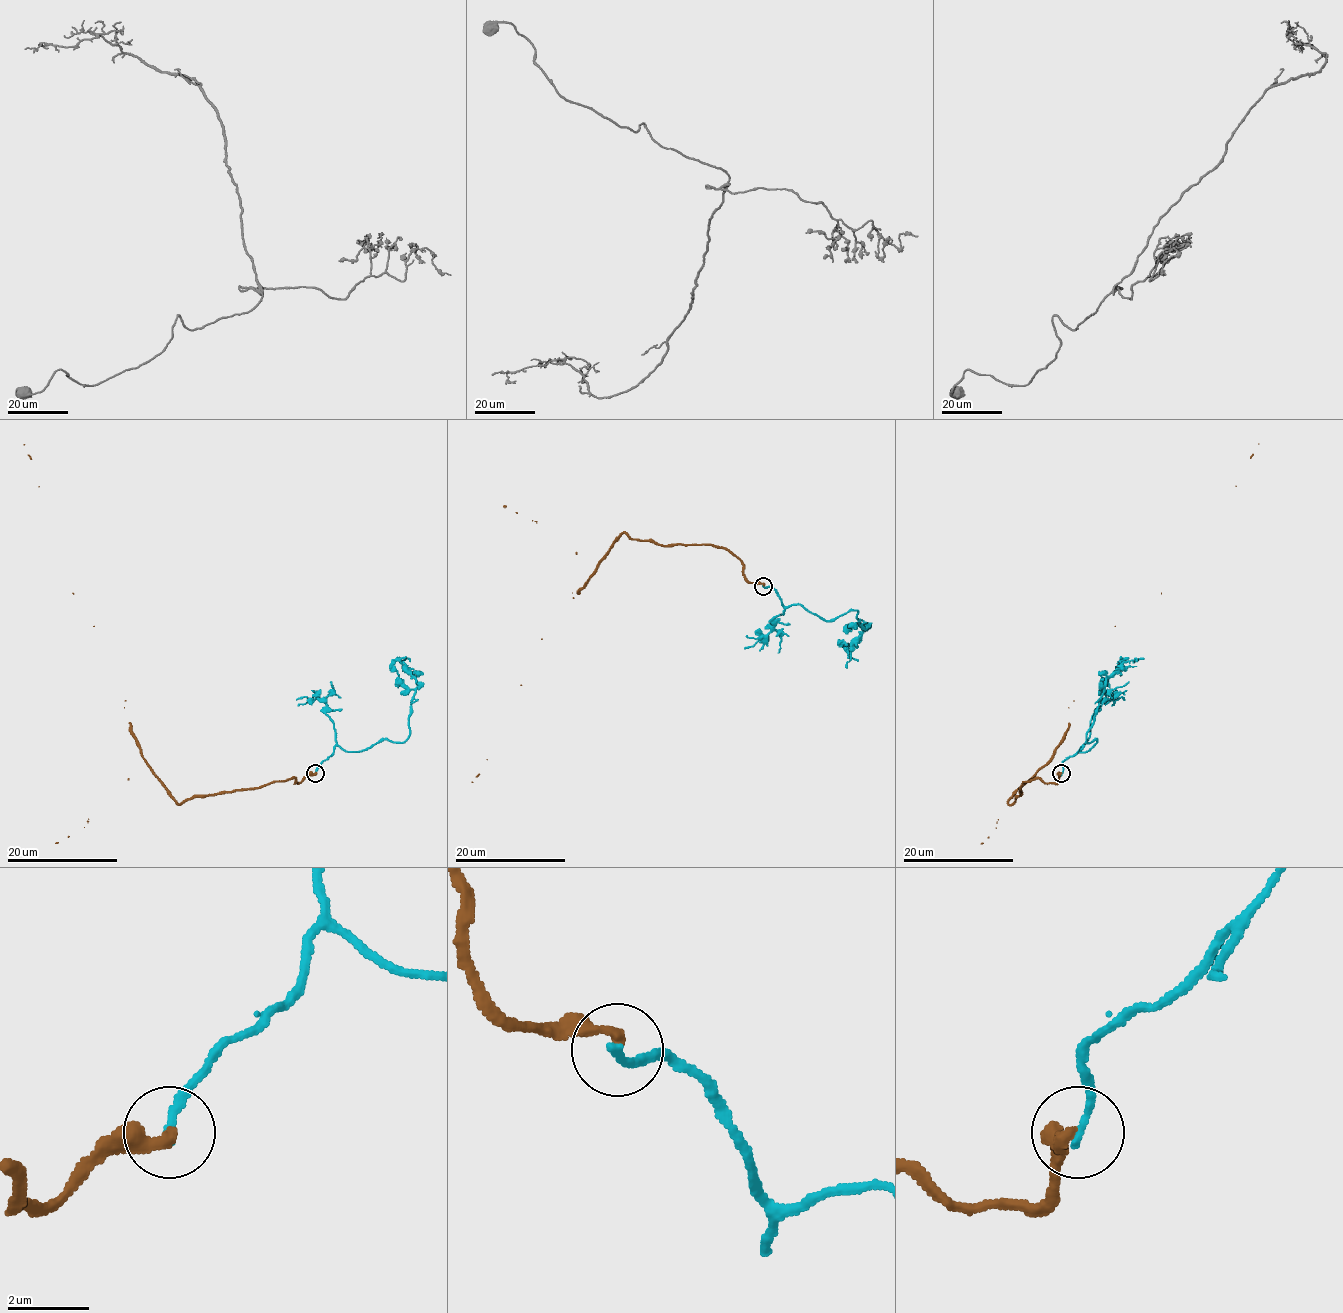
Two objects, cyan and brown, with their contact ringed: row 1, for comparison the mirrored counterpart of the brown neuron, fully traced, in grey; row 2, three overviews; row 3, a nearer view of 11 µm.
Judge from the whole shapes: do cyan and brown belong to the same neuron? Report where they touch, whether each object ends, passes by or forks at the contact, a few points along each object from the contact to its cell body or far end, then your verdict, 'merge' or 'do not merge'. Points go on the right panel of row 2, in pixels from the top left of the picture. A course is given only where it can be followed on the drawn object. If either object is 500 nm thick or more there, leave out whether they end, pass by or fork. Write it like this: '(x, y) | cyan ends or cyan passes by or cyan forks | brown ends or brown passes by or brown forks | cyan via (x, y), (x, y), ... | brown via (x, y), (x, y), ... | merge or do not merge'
(1061, 773) | cyan ends | brown ends | cyan via (1062, 773), (1065, 760), (1096, 742), (1087, 742), (1087, 737), (1105, 680), (1121, 661), (1120, 676) | brown via (1062, 773), (1056, 782), (1025, 781), (1009, 804), (1051, 757), (1114, 626), (1161, 593), (1258, 444) | do not merge

